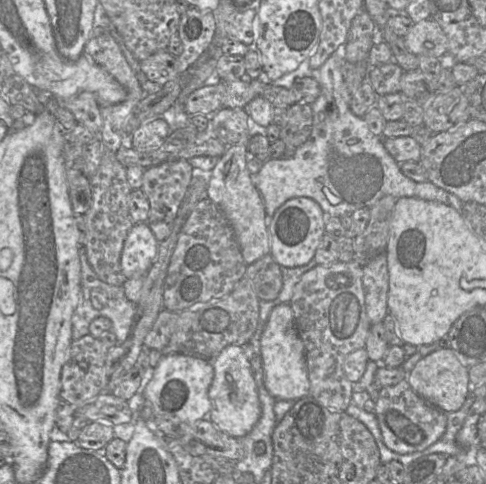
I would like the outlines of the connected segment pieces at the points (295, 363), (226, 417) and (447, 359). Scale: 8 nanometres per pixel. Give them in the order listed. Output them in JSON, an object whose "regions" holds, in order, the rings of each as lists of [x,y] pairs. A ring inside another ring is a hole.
{"regions":[[[[290,303],[275,306],[261,335],[264,381],[276,399],[297,401],[311,394],[304,344],[298,334]]],[[[229,345],[213,360],[214,376],[209,388],[209,419],[226,434],[242,439],[258,422],[262,405],[250,361],[242,346]]],[[[443,346],[415,365],[408,374],[408,382],[411,388],[428,403],[449,413],[458,411],[464,404],[470,380],[468,368],[458,359],[453,349]]]]}

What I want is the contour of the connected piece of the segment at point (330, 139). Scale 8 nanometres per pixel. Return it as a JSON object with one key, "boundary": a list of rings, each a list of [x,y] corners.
{"boundary":[[[332,54],[319,69],[311,73],[318,81],[321,91],[319,97],[312,104],[314,120],[309,139],[296,149],[292,157],[281,157],[264,162],[259,173],[251,175],[265,204],[268,231],[270,232],[270,222],[276,210],[286,201],[297,197],[311,198],[319,203],[328,216],[340,218],[353,214],[361,208],[370,210],[386,195],[391,195],[396,200],[402,197],[414,197],[436,201],[449,205],[461,213],[463,202],[457,196],[437,187],[430,181],[415,182],[404,176],[399,164],[386,150],[381,137],[370,131],[364,118],[356,116],[351,111],[351,95],[348,93],[343,79],[343,68],[346,63],[345,57],[340,58],[336,54]]]}

